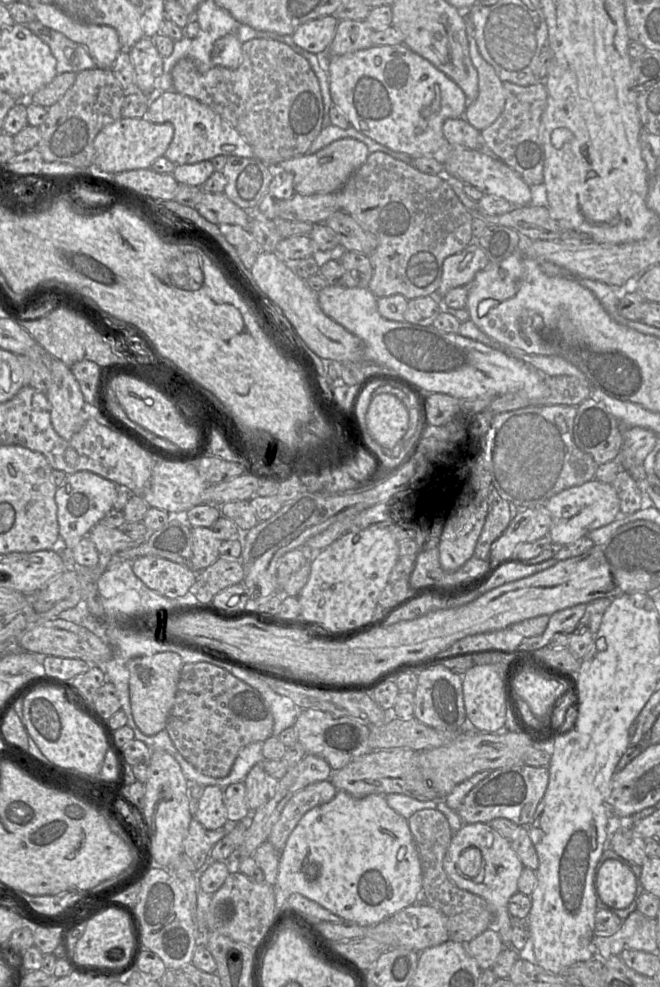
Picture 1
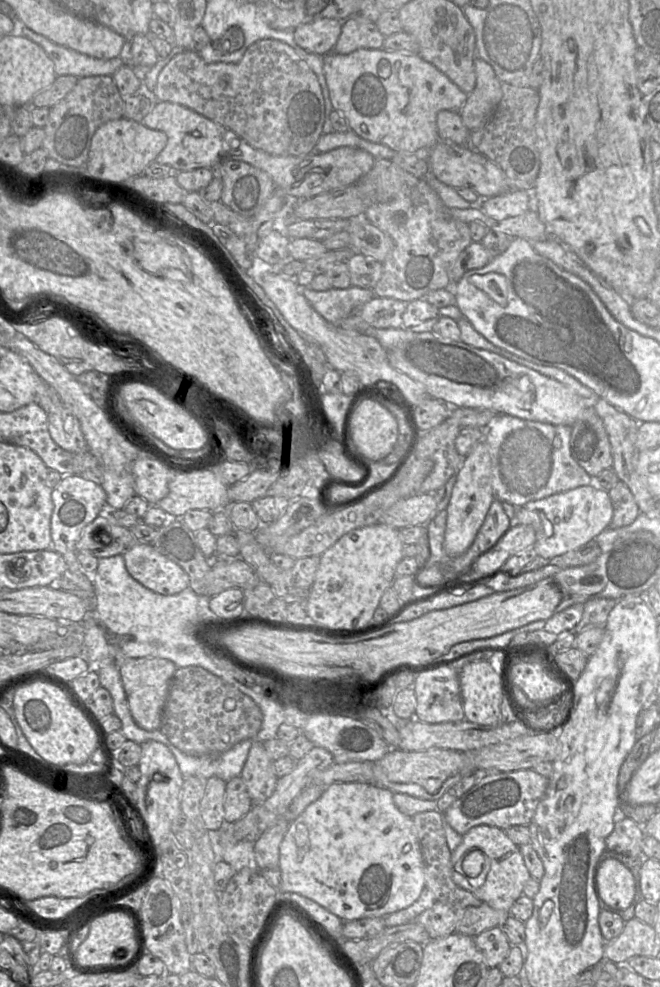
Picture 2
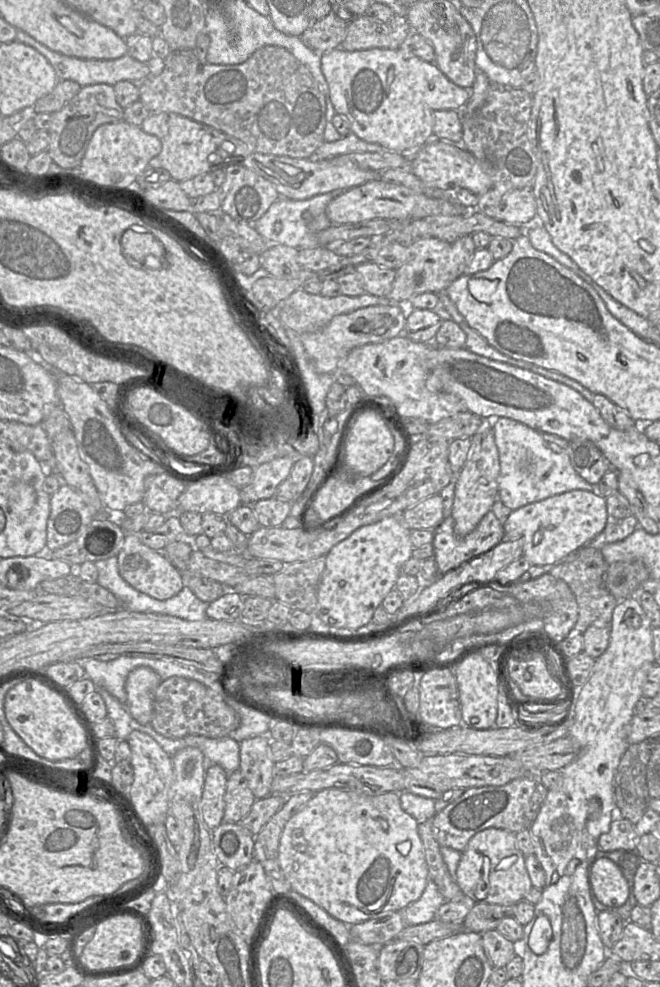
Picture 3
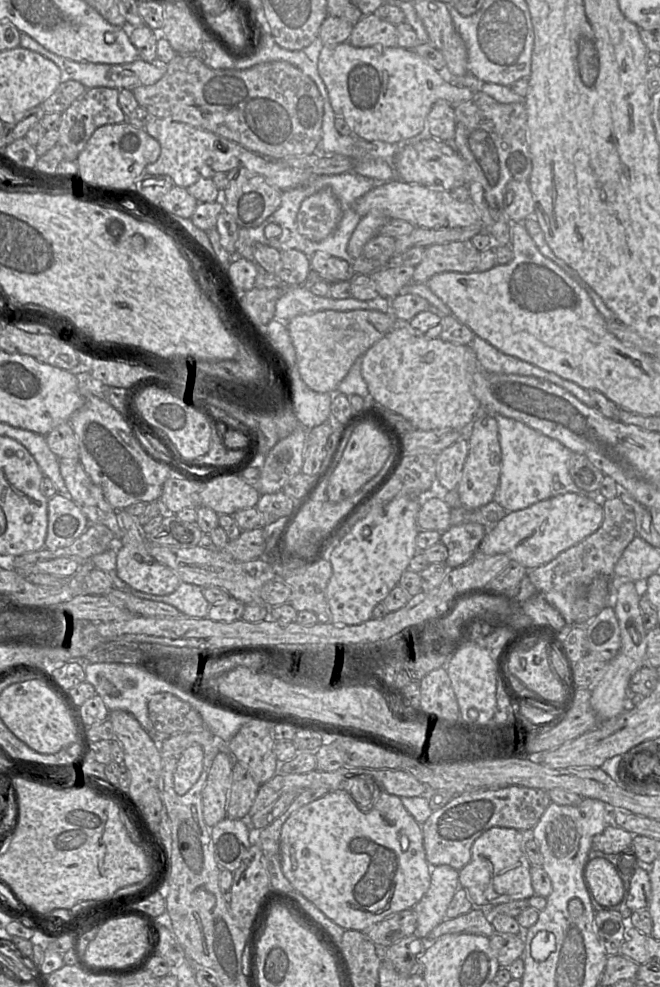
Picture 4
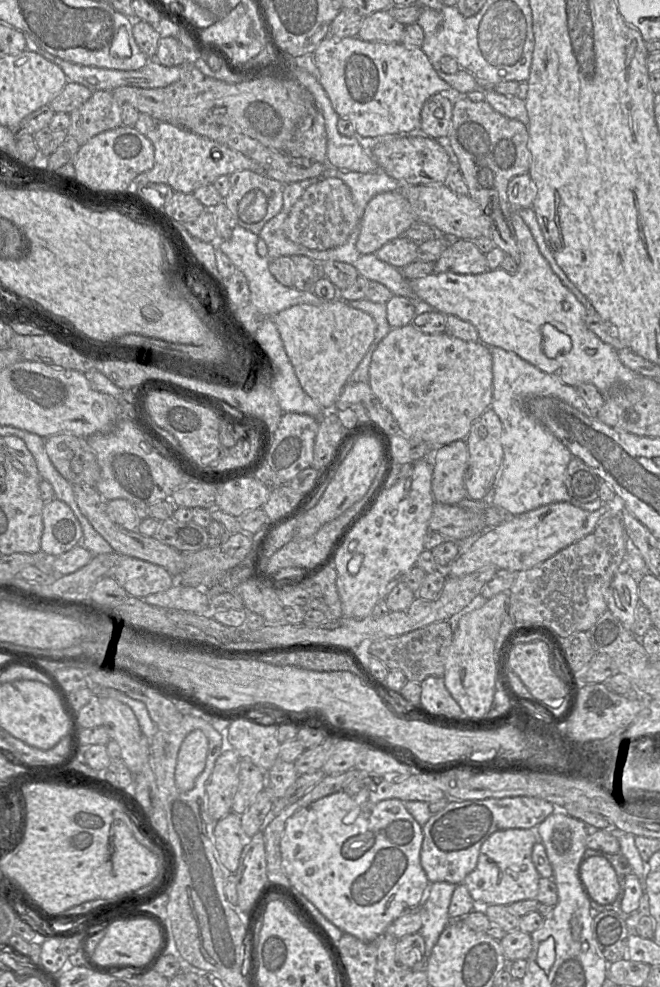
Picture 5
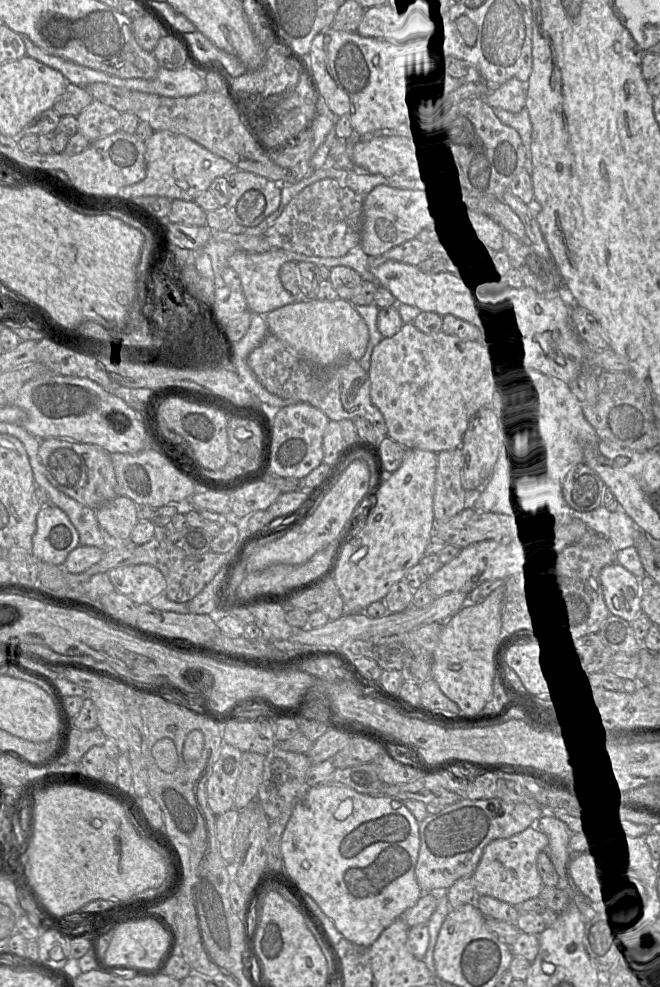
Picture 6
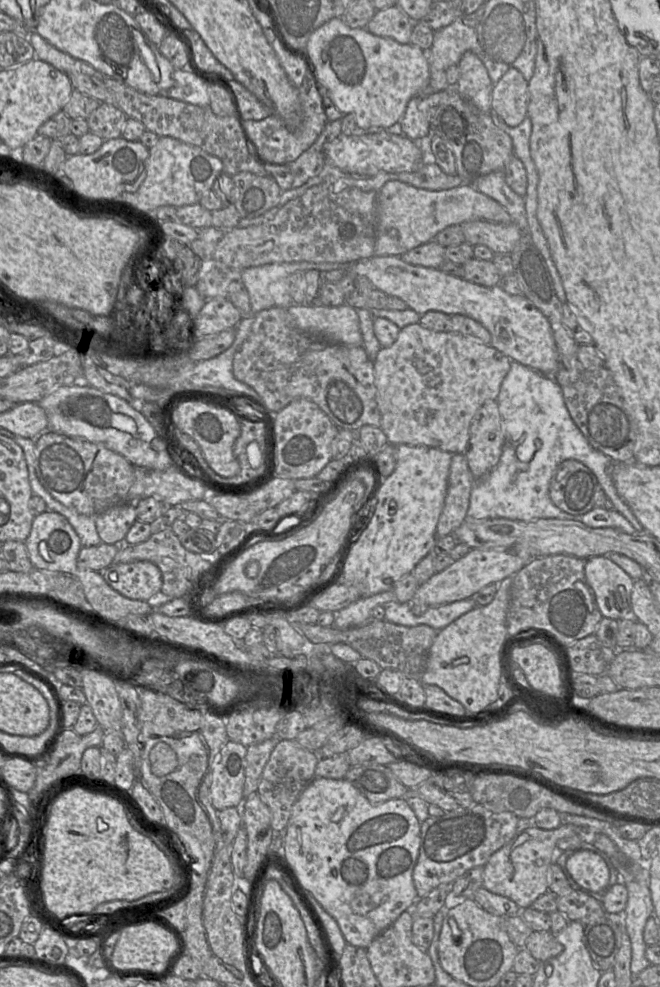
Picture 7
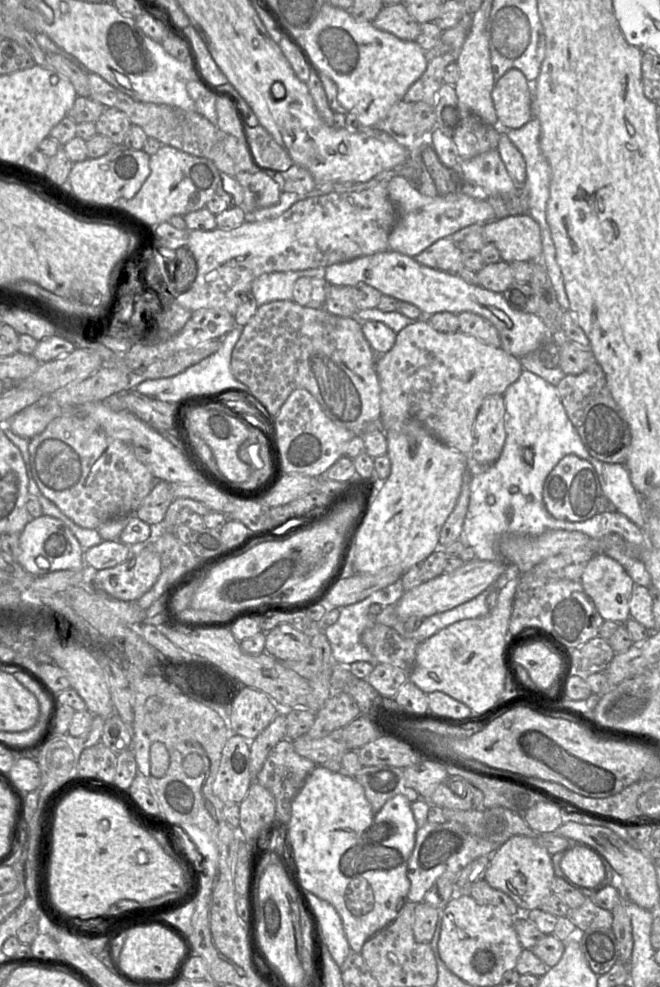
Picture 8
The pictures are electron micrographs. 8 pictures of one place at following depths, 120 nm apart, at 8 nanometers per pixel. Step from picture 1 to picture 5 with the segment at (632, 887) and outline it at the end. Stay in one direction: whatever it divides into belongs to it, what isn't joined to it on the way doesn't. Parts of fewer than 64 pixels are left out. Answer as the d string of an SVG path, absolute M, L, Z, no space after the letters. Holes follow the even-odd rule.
M603 856L584 858L579 875L589 898L599 905L612 904L619 893L617 874L610 862Z

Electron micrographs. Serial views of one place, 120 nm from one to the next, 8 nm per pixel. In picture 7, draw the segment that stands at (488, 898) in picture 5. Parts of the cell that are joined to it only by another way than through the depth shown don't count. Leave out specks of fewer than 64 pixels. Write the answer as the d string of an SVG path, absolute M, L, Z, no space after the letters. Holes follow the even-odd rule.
M562 823L553 830L531 826L520 830L513 839L490 856L484 865L483 887L492 893L511 899L521 910L529 908L539 896L548 891L549 868L555 863L557 842L568 836L577 836L583 843L591 844L604 852L616 869L617 866L627 863L626 857L615 843L600 832L583 829L570 823Z

